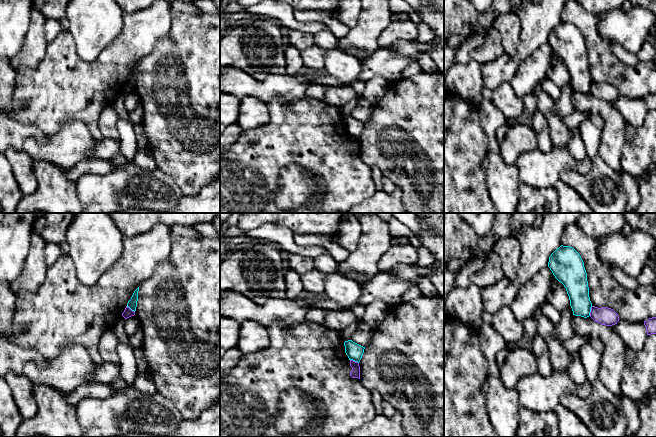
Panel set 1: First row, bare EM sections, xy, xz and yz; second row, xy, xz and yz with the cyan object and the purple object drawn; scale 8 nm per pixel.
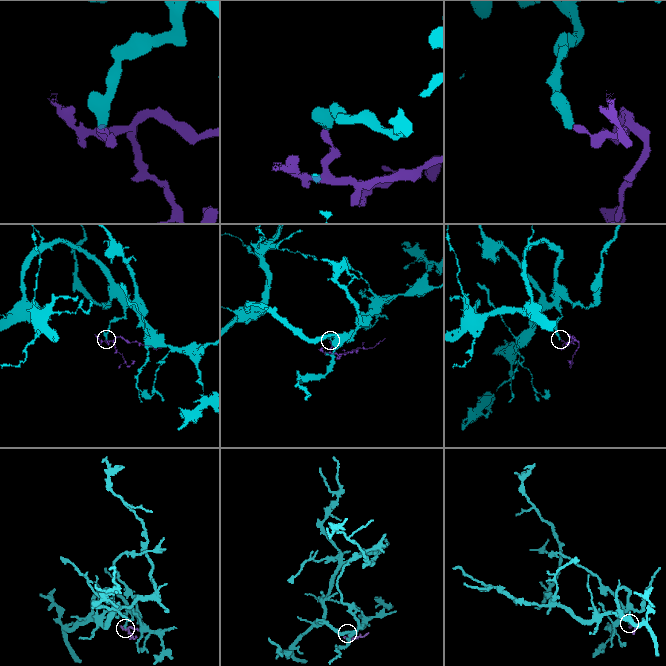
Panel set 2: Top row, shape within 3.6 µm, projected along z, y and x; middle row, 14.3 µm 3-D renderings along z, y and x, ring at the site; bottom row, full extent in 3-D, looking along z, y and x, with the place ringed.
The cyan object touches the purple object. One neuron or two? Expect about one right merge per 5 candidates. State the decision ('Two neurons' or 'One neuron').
Two neurons

